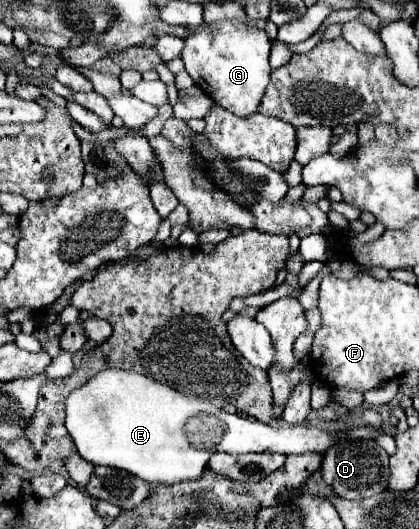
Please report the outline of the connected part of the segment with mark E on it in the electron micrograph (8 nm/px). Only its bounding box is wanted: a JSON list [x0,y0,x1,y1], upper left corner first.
[65,368,335,484]

